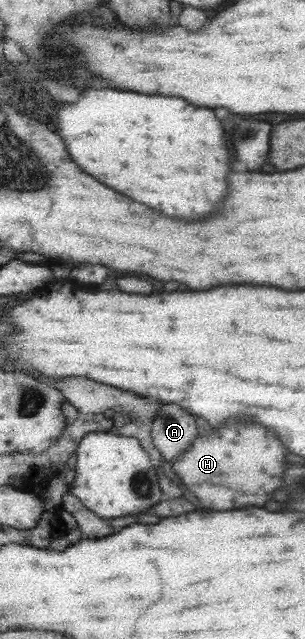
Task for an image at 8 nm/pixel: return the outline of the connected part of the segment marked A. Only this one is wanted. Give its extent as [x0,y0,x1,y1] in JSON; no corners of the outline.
[151,404,199,463]

